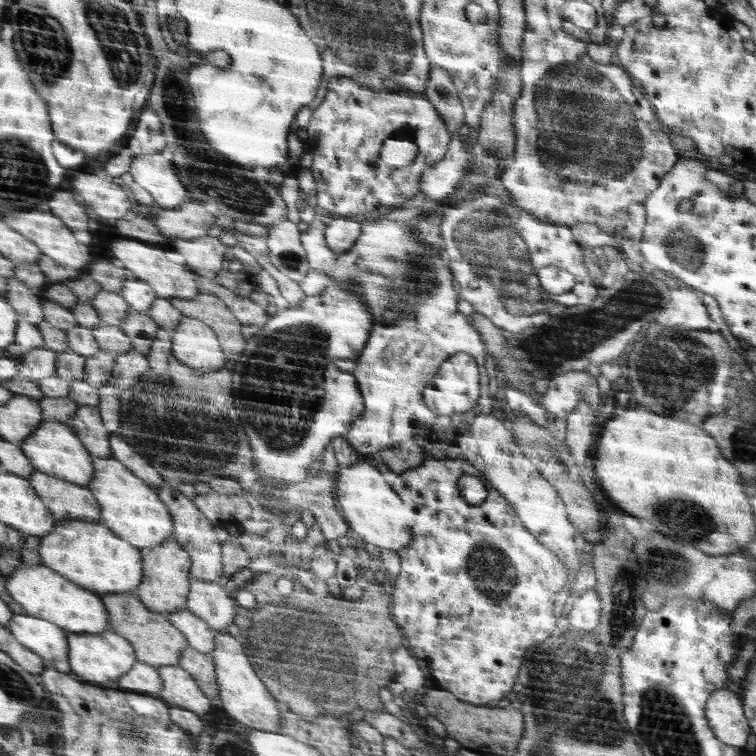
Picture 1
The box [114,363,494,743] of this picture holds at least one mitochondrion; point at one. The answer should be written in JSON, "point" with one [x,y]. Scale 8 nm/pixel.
{"point":[300,646]}

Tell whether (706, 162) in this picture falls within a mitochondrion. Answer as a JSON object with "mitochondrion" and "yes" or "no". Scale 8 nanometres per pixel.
{"mitochondrion":"no"}

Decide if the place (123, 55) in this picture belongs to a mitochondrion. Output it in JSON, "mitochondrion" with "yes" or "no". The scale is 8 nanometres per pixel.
{"mitochondrion":"yes"}

